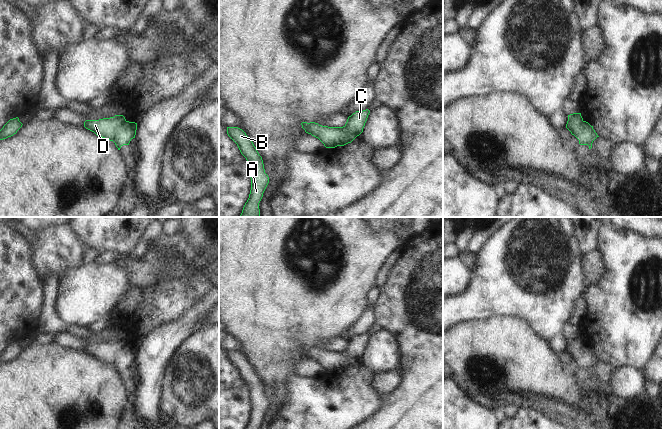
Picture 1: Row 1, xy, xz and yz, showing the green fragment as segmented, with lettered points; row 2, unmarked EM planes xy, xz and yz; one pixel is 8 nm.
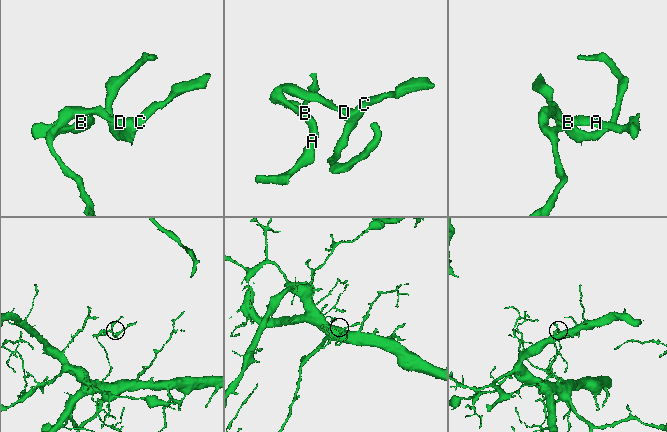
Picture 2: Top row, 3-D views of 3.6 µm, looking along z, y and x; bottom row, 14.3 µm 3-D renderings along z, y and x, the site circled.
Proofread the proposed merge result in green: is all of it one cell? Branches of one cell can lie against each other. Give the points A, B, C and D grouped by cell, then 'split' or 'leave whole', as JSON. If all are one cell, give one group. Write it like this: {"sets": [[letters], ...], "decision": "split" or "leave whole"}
{"sets": [["A", "B", "C", "D"]], "decision": "leave whole"}

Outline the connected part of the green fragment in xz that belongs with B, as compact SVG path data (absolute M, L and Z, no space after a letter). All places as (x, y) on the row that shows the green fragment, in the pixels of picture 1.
M227 127L228 136L237 144L246 158L251 178L251 190L240 217L260 217L259 203L269 183L262 157L246 133L238 127Z

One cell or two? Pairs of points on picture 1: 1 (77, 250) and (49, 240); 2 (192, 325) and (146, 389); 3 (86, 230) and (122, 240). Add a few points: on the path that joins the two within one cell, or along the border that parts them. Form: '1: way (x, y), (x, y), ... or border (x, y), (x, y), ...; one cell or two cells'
1: way (70, 249), (59, 249), (56, 246); one cell
2: way (175, 336), (151, 360), (150, 372); one cell
3: way (95, 230), (113, 231); one cell

